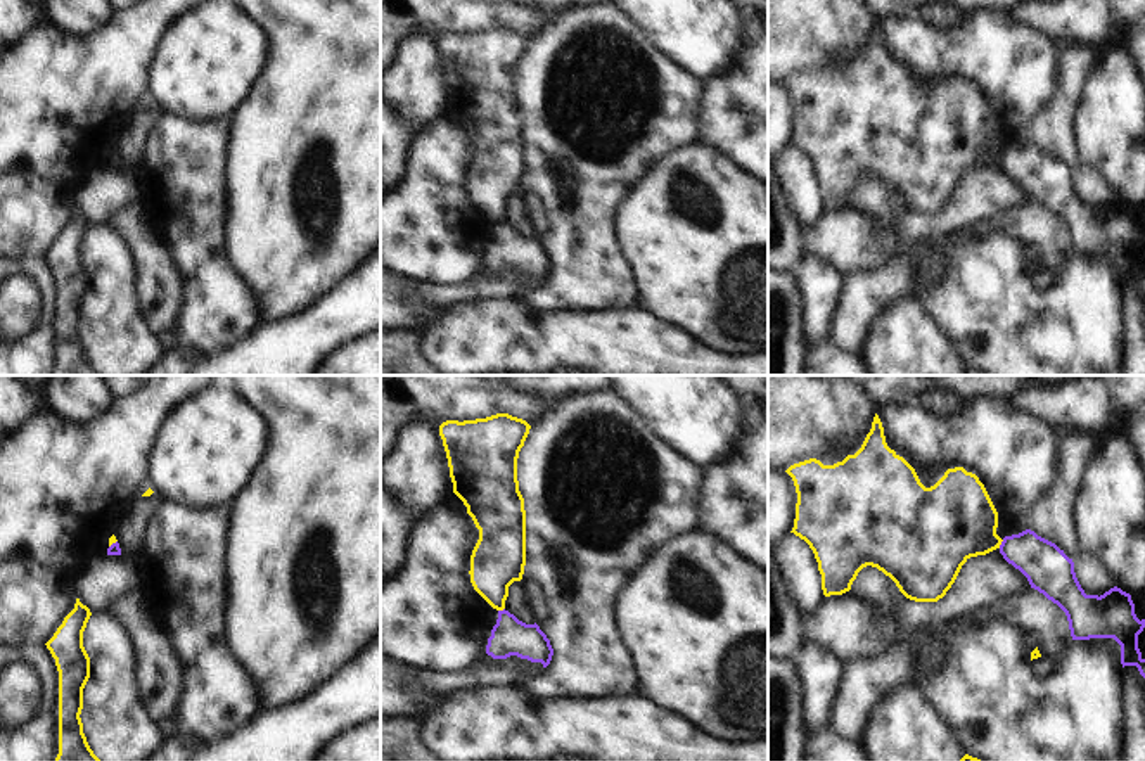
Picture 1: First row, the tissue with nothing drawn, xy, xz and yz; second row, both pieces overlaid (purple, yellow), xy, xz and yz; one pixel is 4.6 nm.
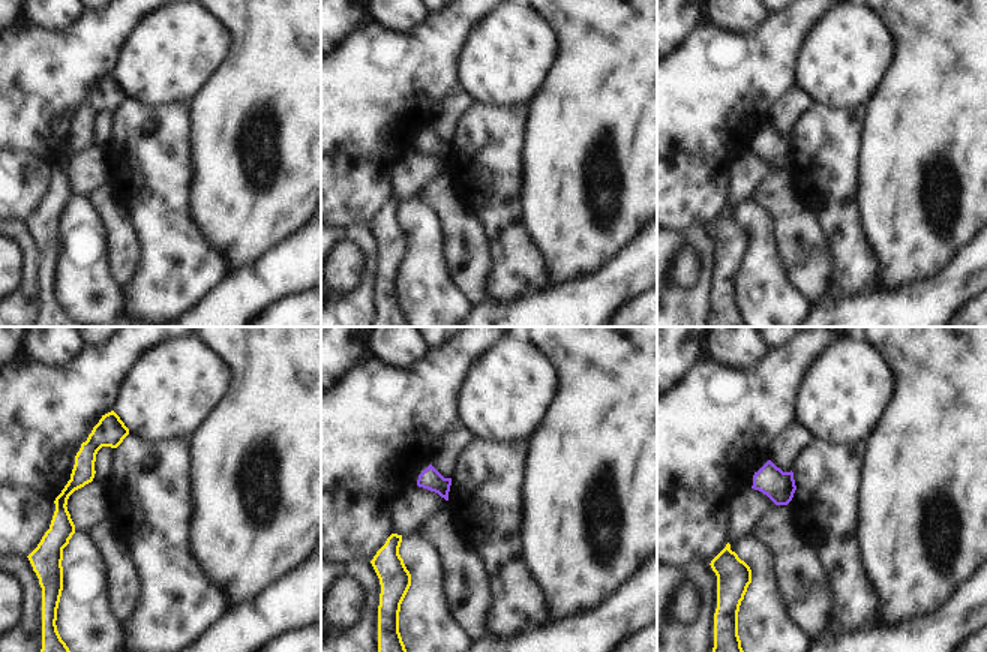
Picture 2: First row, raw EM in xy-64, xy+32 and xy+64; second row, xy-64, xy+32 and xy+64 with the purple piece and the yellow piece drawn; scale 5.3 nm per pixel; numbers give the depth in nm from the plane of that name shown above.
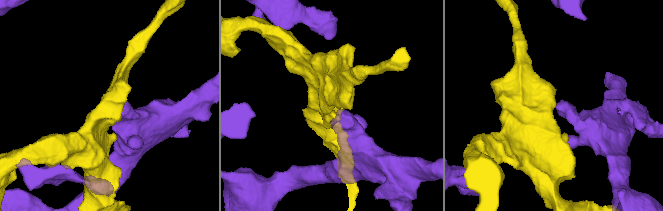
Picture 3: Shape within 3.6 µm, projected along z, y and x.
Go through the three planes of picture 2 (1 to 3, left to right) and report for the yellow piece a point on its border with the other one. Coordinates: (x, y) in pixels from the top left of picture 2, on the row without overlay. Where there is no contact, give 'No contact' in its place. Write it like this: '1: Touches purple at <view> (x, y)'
1: No contact
2: No contact
3: No contact

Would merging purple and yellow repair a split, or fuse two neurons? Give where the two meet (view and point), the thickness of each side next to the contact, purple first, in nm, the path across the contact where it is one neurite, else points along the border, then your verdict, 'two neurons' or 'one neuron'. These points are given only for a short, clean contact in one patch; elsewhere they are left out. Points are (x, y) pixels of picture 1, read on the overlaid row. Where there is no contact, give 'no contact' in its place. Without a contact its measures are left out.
meets purple in yz at (1002, 543); 220 nm thick on the purple side, 380 nm on the other; border along yz (1004, 540), (998, 547); two neurons

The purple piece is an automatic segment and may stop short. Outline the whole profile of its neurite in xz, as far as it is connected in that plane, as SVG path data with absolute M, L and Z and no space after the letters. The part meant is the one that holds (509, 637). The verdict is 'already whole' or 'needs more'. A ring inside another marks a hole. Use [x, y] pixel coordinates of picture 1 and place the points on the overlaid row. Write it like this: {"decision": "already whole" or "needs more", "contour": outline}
{"decision": "already whole", "contour": "M498 611L496 624L488 638L486 654L493 659L517 655L531 662L541 662L547 668L553 649L540 626L519 621L509 611Z"}

